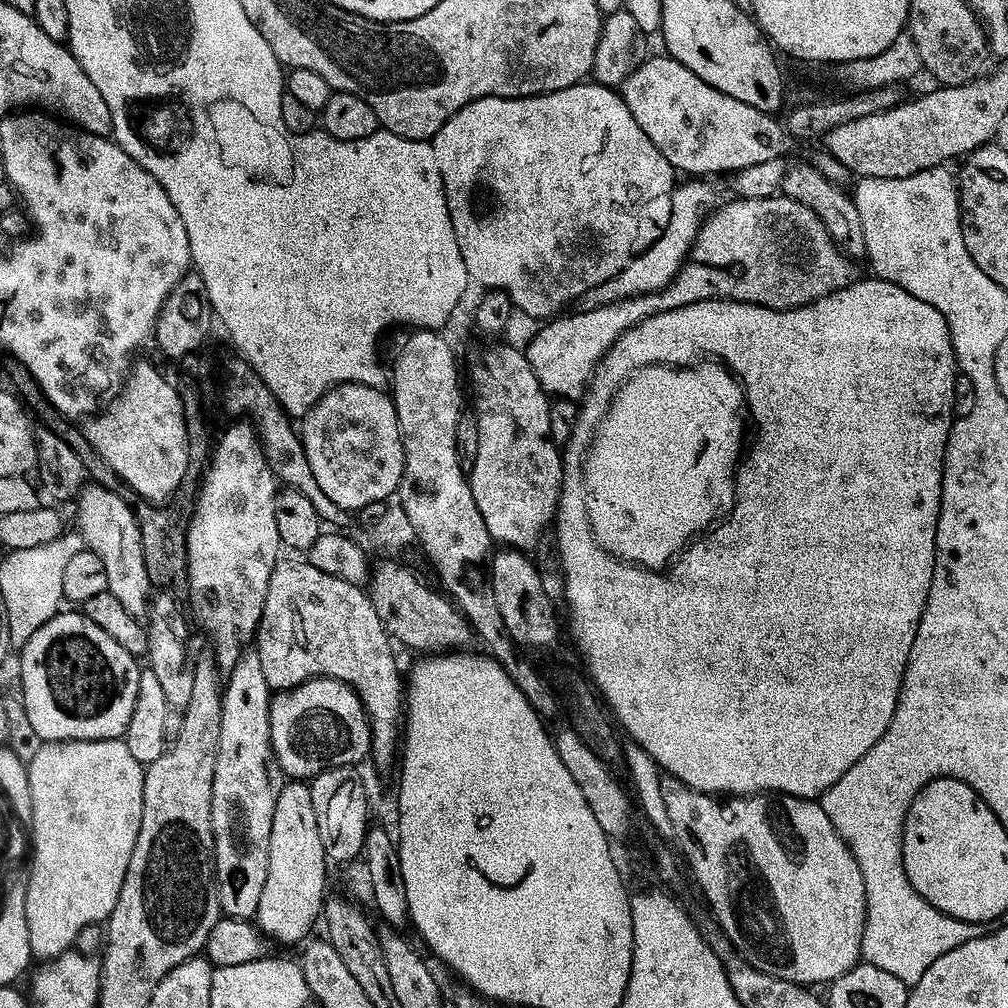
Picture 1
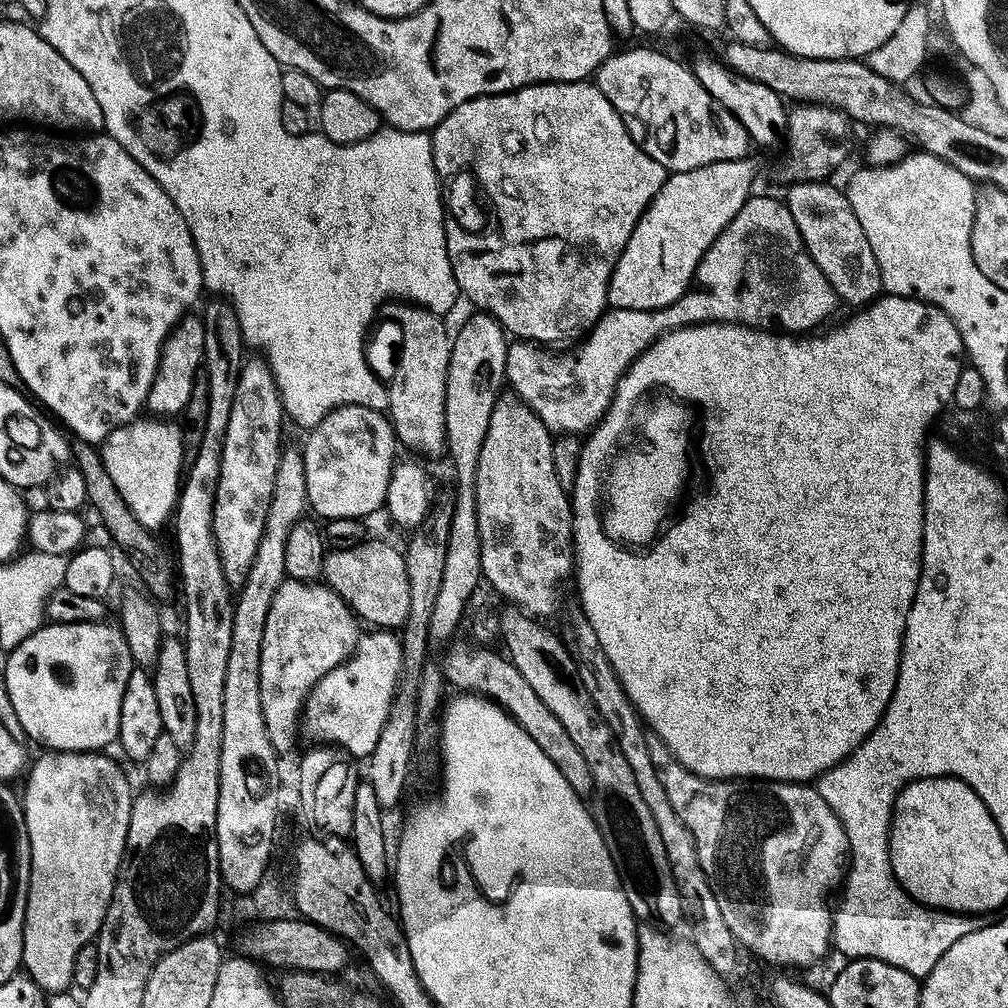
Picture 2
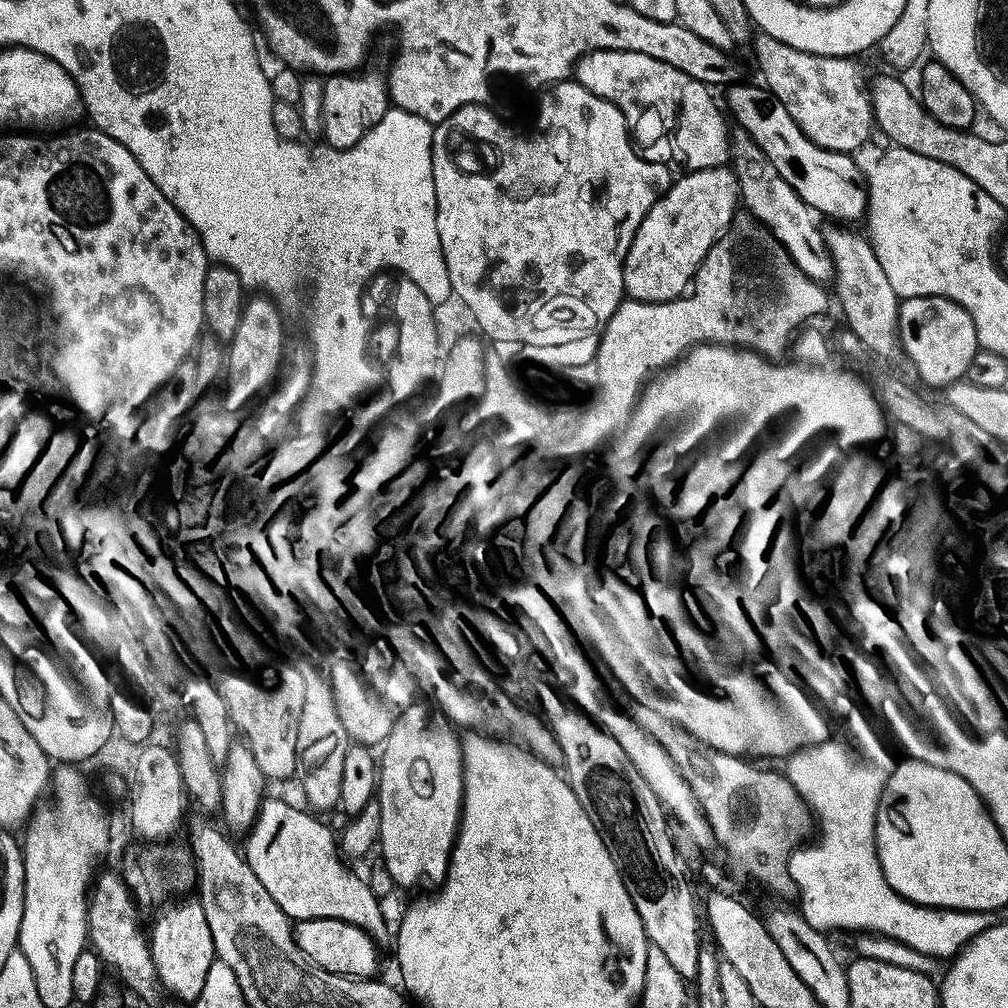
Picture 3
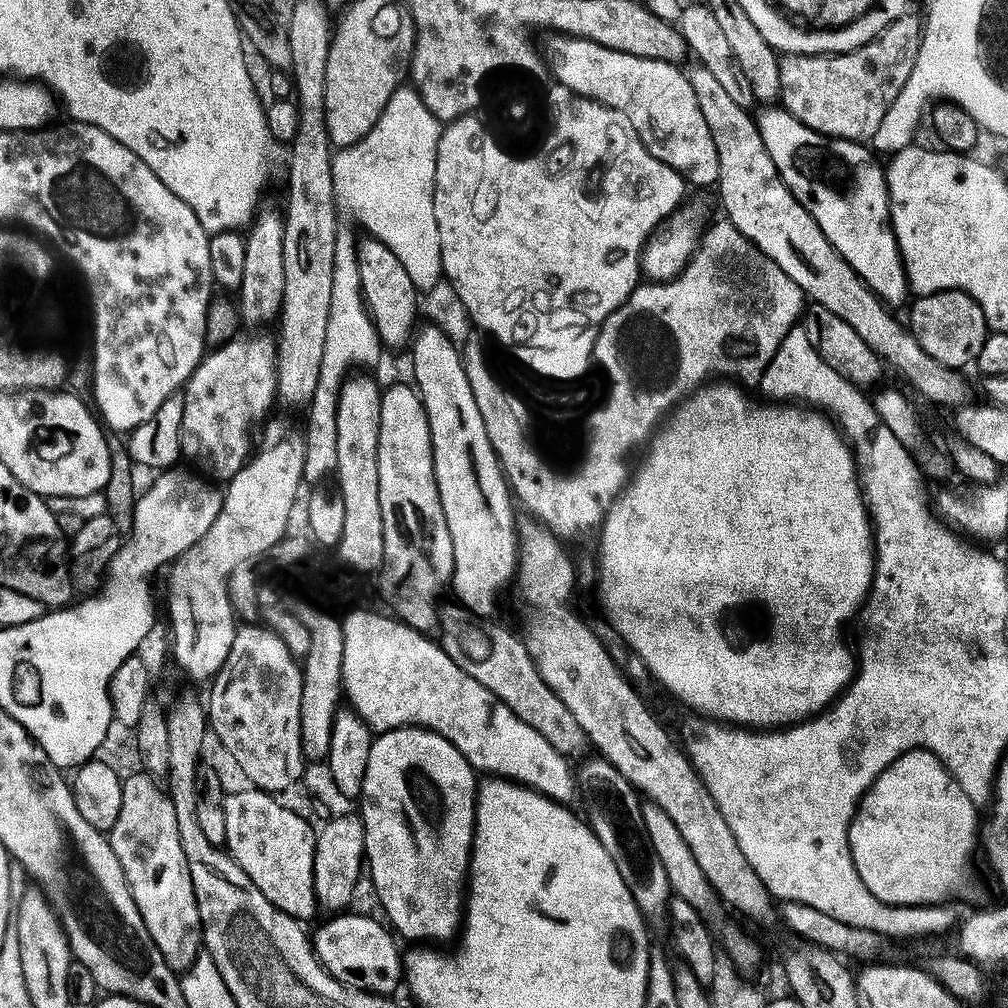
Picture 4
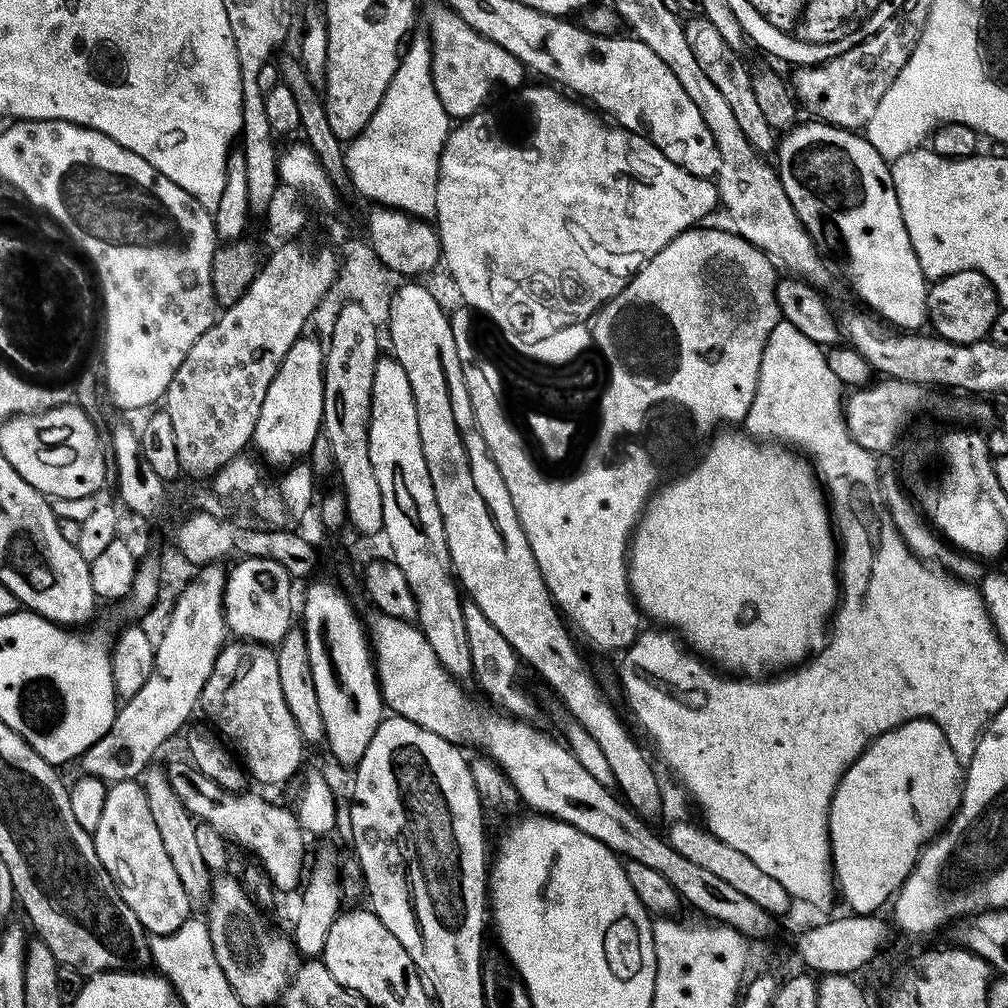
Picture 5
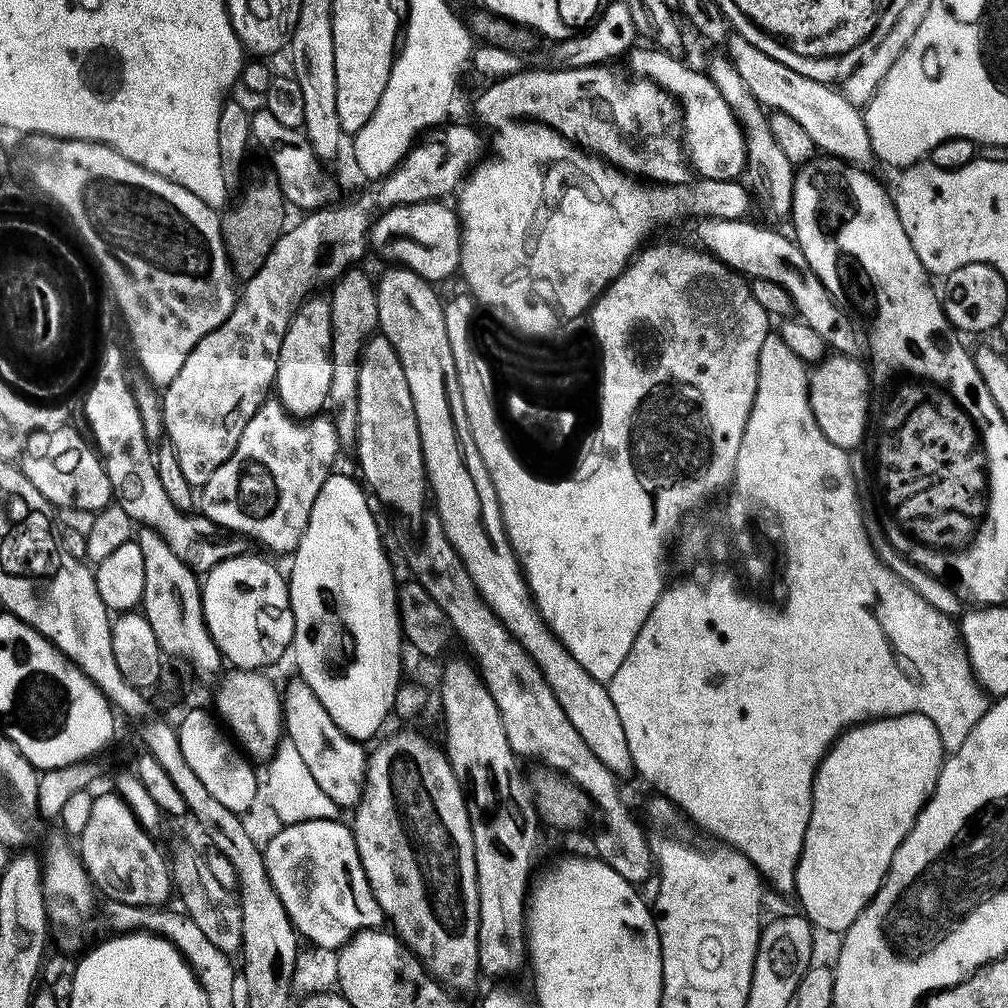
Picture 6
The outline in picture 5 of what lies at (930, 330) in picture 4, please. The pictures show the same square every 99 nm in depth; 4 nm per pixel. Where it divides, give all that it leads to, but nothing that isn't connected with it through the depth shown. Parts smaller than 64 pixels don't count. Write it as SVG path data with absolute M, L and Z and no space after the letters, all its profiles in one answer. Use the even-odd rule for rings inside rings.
M955 272L935 281L928 290L928 318L931 331L942 340L973 344L989 335L1002 305L991 282L981 272Z

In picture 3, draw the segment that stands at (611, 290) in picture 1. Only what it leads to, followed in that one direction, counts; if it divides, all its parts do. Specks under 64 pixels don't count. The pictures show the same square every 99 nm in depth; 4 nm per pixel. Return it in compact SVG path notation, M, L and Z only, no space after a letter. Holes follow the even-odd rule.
M710 167L683 173L678 178L657 197L627 251L623 288L631 300L661 304L679 299L689 289L710 246L735 221L740 199L737 176L731 167Z

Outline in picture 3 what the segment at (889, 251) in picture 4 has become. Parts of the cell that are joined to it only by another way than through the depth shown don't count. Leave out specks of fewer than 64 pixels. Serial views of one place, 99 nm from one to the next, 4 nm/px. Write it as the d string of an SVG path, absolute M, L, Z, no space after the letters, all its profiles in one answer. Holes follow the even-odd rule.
M737 82L727 89L729 108L727 111L730 116L730 111L732 111L731 119L733 121L736 119L735 123L746 130L746 134L760 147L762 154L766 154L766 158L770 158L774 170L778 170L778 174L782 174L782 178L795 190L798 198L802 198L802 202L807 204L813 213L819 214L821 217L823 217L822 215L832 216L828 218L836 222L863 221L868 210L865 169L863 167L860 169L852 161L855 159L849 153L826 150L818 147L814 142L810 142L810 138L806 138L806 134L802 134L802 130L796 125L794 118L790 118L790 114L786 114L786 106L782 106L782 102L778 102L778 98L772 95L767 87L755 88L752 84L744 83Z

